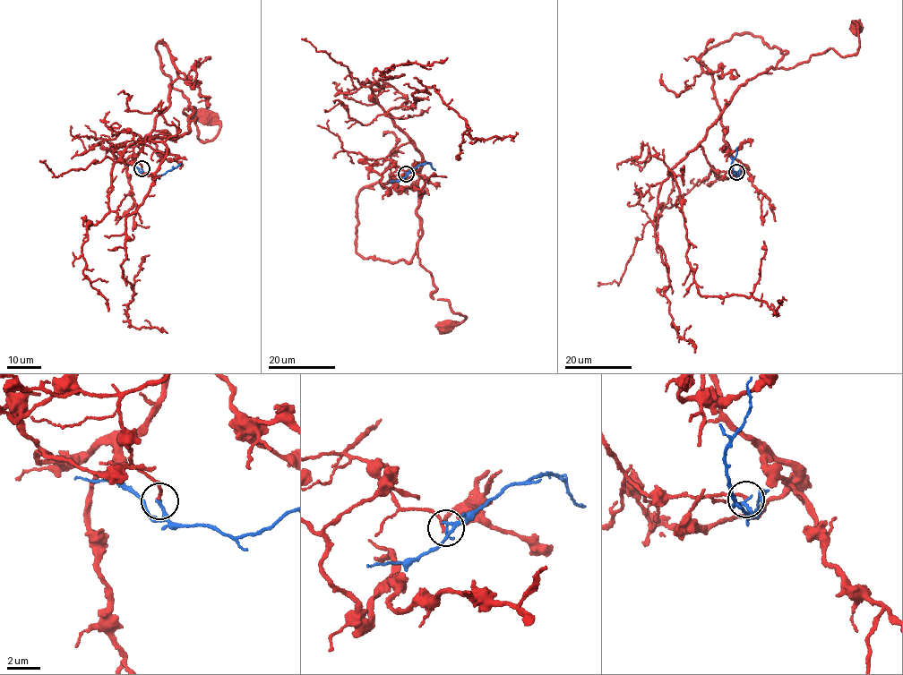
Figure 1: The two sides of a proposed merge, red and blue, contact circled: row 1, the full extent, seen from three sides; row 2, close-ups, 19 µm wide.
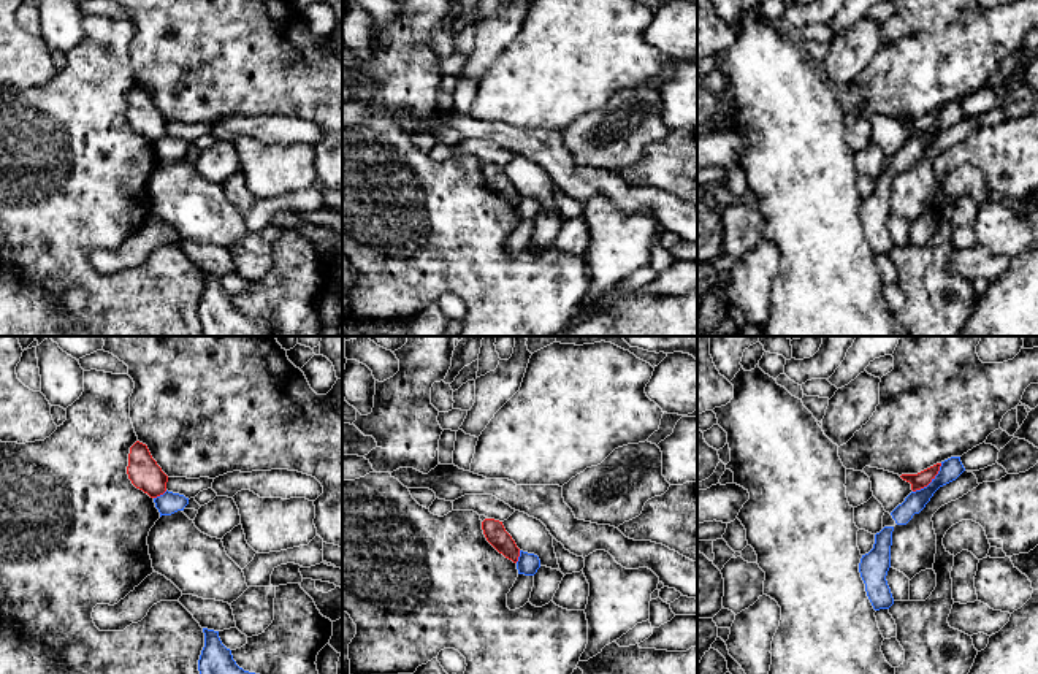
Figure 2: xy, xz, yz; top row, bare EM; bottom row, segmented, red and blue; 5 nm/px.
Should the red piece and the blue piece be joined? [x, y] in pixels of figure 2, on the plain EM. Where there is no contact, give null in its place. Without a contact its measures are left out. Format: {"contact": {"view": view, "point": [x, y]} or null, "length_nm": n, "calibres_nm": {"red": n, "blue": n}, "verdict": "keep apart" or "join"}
{"contact": {"view": "yz", "point": [931, 126]}, "length_nm": 220, "calibres_nm": {"red": 80, "blue": 110}, "verdict": "keep apart"}

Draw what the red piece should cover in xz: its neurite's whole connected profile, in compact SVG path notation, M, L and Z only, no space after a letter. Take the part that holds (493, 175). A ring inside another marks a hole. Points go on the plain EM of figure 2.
M485 163L482 167L482 174L487 186L506 203L512 205L513 208L518 206L520 193L517 192L512 181L506 176L502 167L494 163Z

